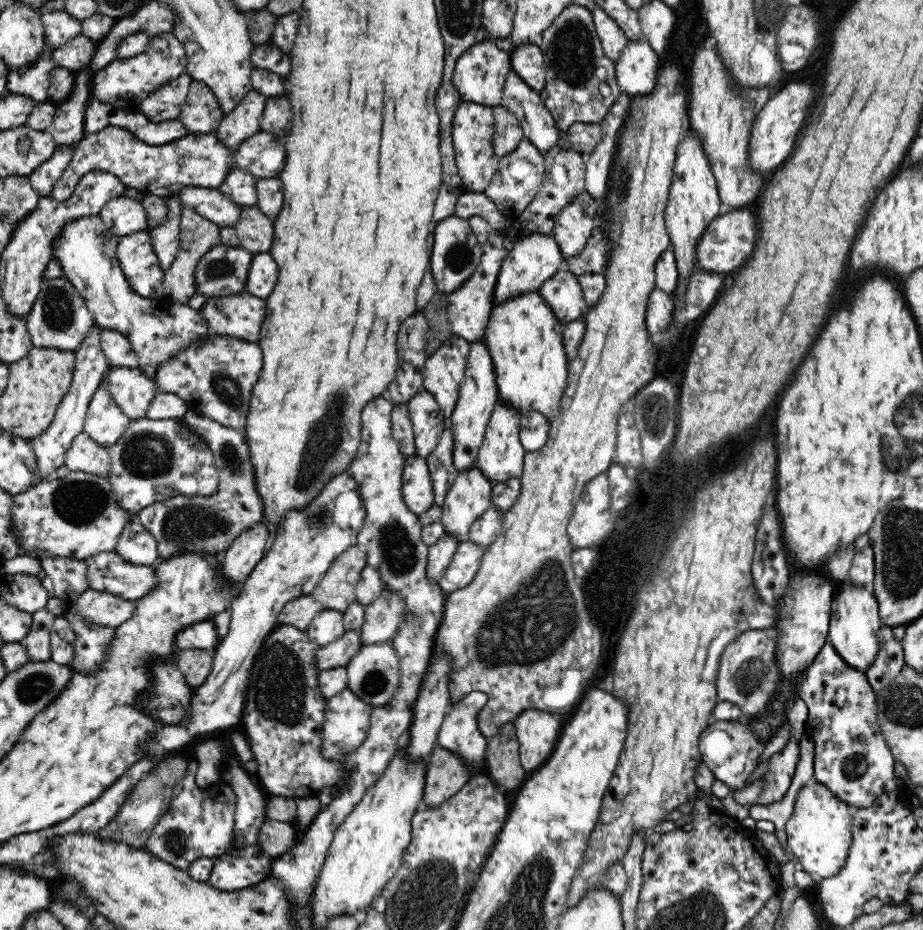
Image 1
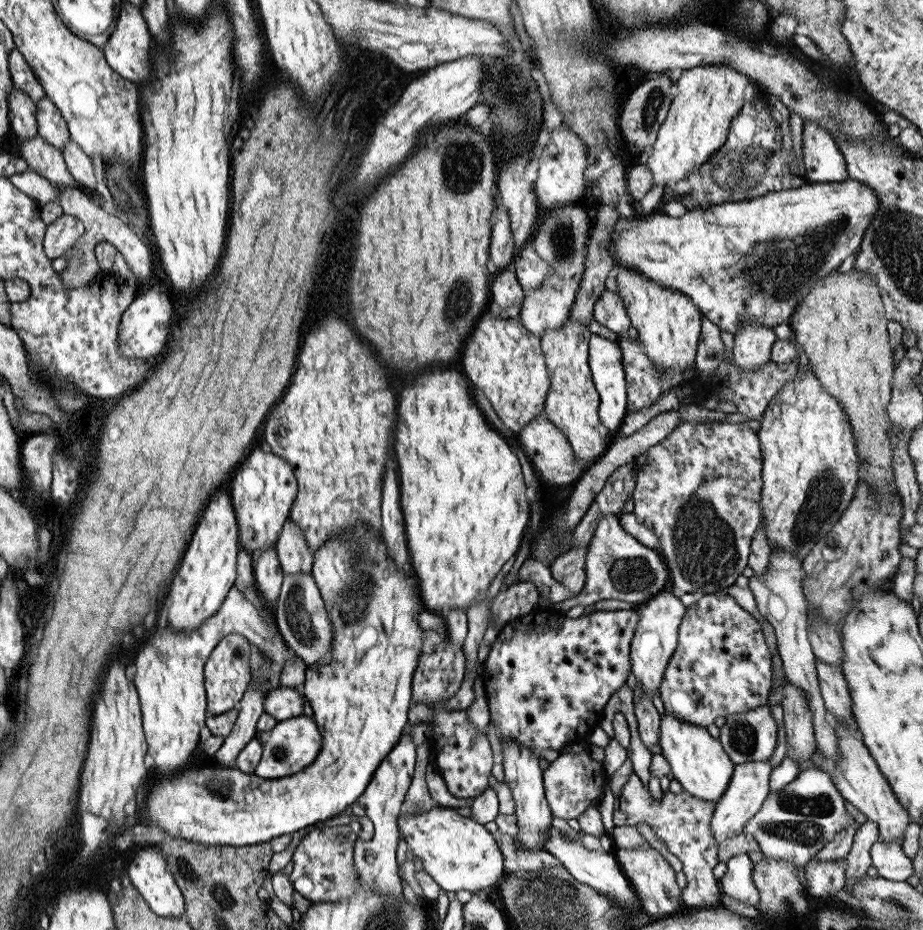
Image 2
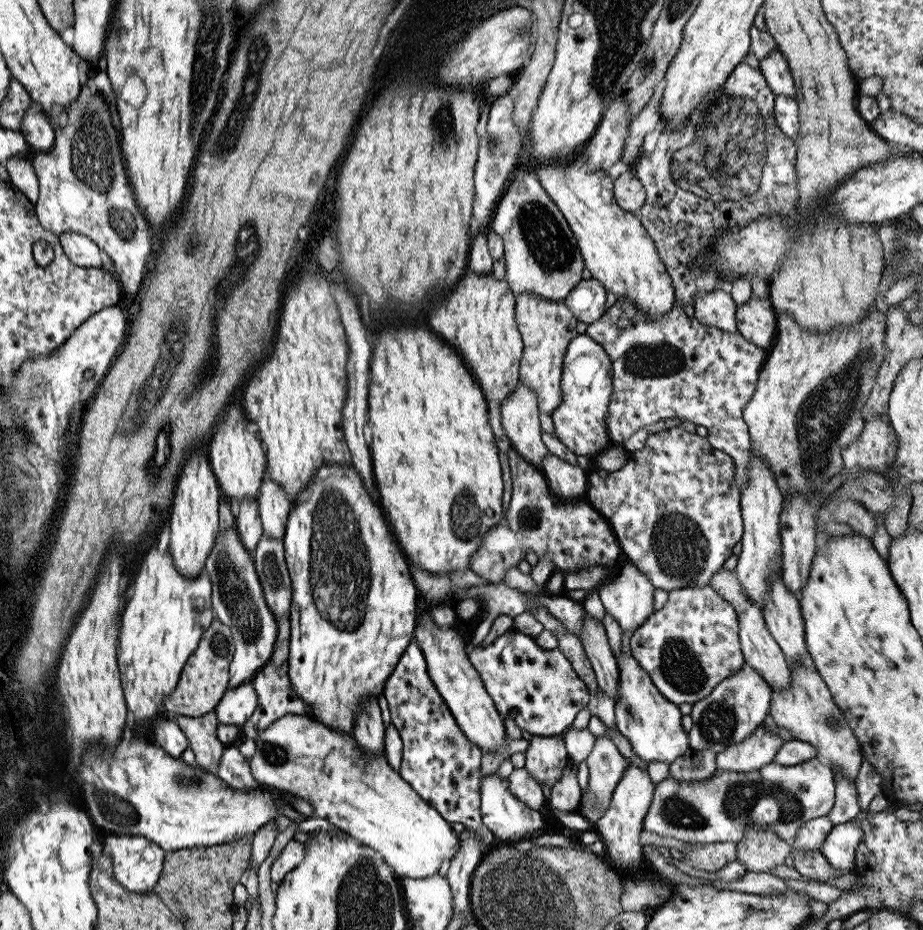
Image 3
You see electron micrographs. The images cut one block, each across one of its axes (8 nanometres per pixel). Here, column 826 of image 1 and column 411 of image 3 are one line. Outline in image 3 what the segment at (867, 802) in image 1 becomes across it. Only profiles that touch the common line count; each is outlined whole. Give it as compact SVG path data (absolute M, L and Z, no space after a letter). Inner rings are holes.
M410 644L399 656L394 670L387 676L383 695L390 709L390 720L404 745L400 777L410 784L444 820L460 822L474 832L484 855L493 850L495 834L482 822L480 776L482 750L475 746L454 721L448 705L436 690L431 676L428 676L426 659L420 647Z

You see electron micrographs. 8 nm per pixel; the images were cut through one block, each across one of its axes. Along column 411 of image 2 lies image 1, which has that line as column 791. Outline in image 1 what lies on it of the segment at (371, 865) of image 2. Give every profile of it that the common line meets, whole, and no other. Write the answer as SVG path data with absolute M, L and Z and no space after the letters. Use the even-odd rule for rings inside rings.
M799 735L792 738L786 748L782 748L778 754L770 757L768 772L763 776L763 791L755 804L774 804L784 798L792 784L792 778L796 774L796 766L800 762Z

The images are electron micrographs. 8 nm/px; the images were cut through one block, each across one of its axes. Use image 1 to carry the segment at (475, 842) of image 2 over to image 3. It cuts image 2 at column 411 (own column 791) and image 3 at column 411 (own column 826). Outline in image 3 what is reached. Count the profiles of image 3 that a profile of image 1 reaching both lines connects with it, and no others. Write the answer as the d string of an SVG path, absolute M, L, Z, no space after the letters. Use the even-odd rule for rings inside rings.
M290 714L276 720L270 727L266 728L264 731L258 734L258 737L254 739L254 744L256 745L256 754L250 758L250 771L252 772L252 777L259 784L263 786L270 786L280 792L286 792L310 802L310 806L314 808L314 816L318 818L326 818L328 822L332 823L337 828L340 828L343 832L355 838L361 845L374 849L374 851L379 852L385 863L388 866L394 868L394 873L398 878L408 877L411 879L421 879L433 874L438 873L440 866L442 866L442 860L450 860L454 858L454 854L458 852L460 848L460 839L457 837L456 833L452 831L450 822L444 820L442 815L435 809L432 808L425 800L422 800L421 796L410 787L410 784L406 783L402 777L400 777L399 772L393 770L385 756L370 756L366 752L362 752L357 742L350 735L344 734L342 731L332 730L320 722L316 722L310 716L300 715L300 714Z

